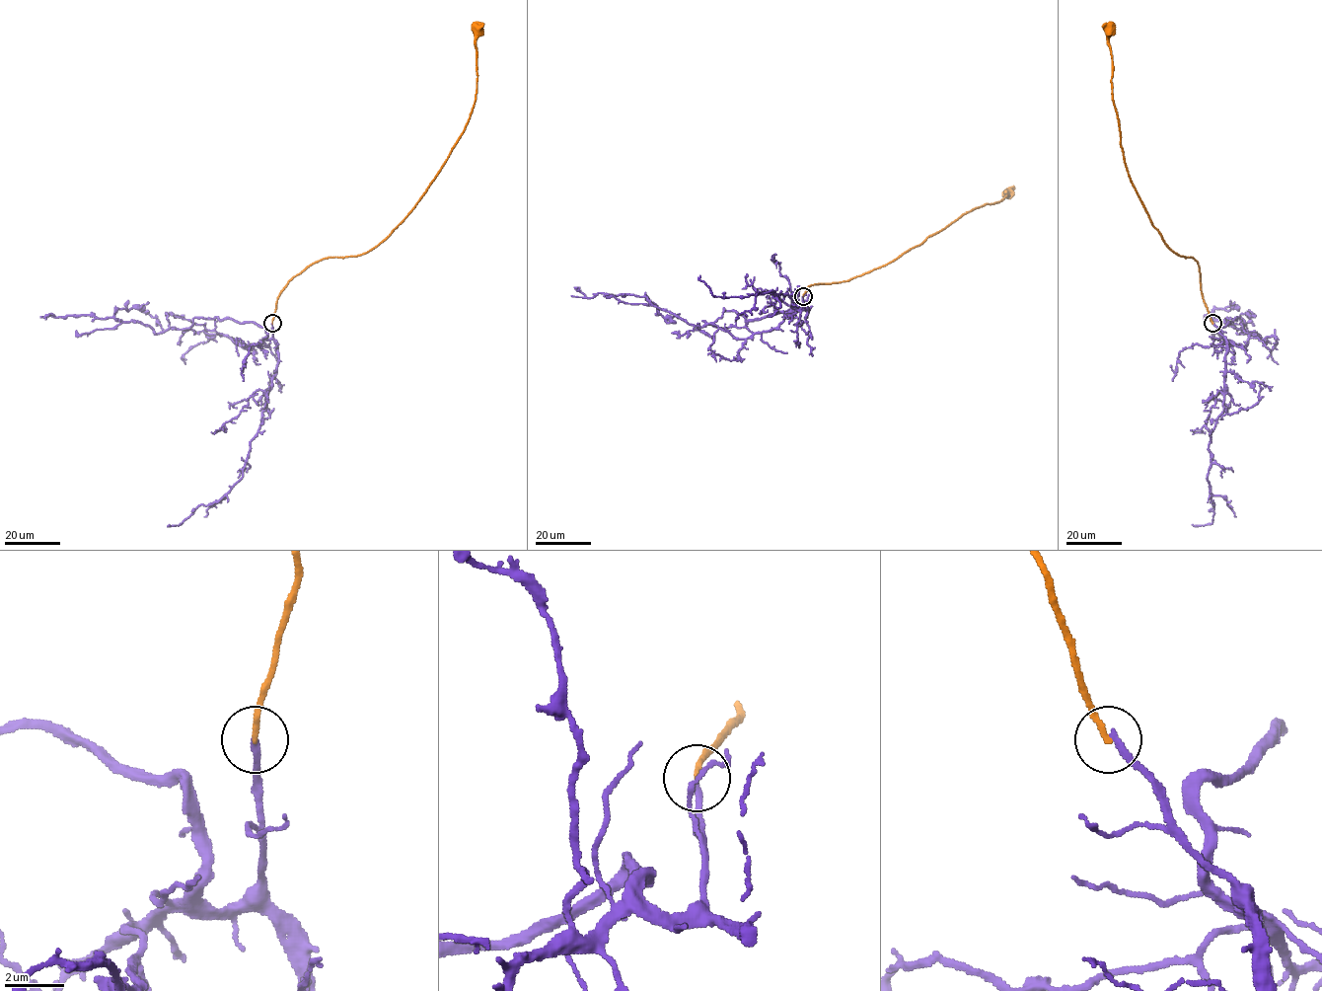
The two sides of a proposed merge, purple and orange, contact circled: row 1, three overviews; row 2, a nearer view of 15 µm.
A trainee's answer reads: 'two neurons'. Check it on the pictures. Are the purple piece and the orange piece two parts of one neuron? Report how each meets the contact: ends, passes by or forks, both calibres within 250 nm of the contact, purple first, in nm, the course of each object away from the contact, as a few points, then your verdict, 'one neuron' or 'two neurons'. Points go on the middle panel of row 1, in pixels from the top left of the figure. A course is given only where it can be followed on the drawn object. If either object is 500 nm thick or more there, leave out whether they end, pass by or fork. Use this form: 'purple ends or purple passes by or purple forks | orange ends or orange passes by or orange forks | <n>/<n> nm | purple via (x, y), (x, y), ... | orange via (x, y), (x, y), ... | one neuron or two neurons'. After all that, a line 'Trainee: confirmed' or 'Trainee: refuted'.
purple ends | orange ends | 220/190 nm | purple via (803, 296), (803, 307), (776, 328), (737, 339), (716, 325), (690, 325), (644, 296), (587, 298), (577, 288) | orange via (803, 296), (811, 284), (843, 281), (886, 265), (965, 213), (1001, 200), (1008, 195), (1007, 190) | two neurons
Trainee: confirmed

